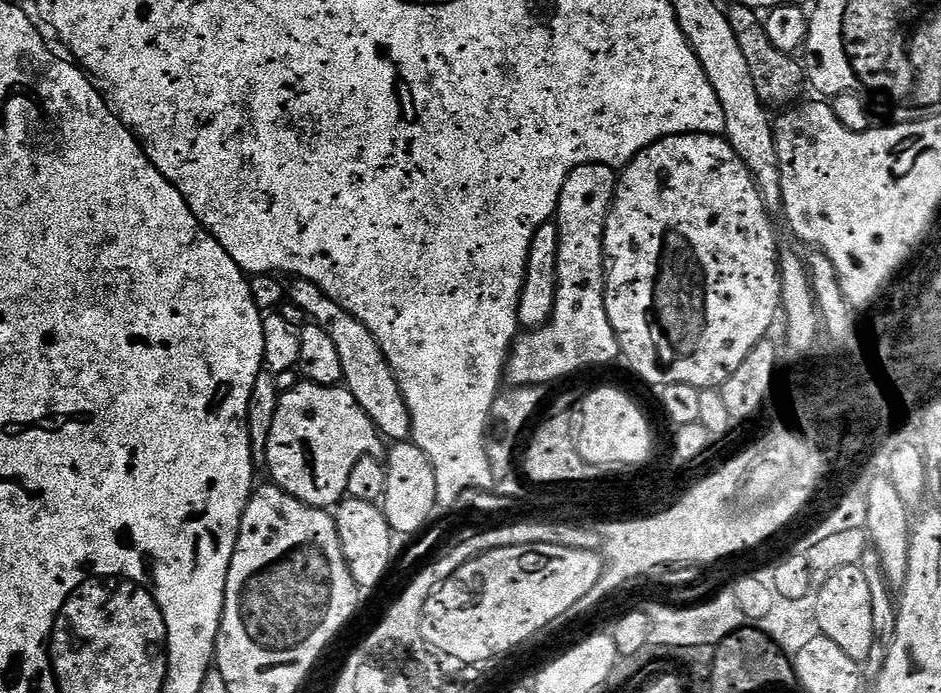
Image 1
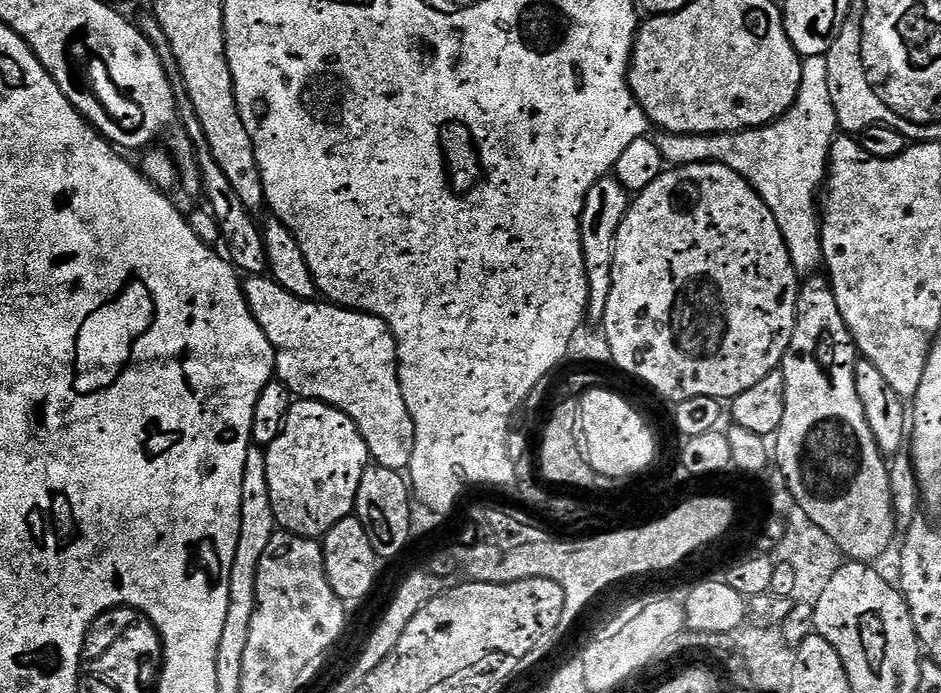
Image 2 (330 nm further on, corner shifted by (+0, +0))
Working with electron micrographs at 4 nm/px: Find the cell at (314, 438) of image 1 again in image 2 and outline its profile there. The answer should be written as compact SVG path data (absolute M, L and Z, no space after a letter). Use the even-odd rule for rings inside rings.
M293 399L289 406L289 412L284 418L281 432L266 447L264 454L266 458L266 482L270 482L270 502L274 506L274 518L277 525L285 532L293 532L299 536L311 536L313 538L323 537L325 532L329 532L338 522L342 522L346 517L353 515L356 507L356 495L358 494L358 482L362 482L362 474L370 466L368 447L354 422L342 410L338 410L333 404L323 404L321 400Z

